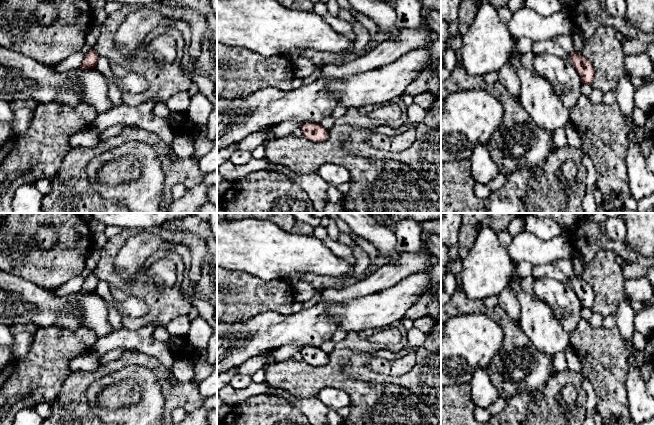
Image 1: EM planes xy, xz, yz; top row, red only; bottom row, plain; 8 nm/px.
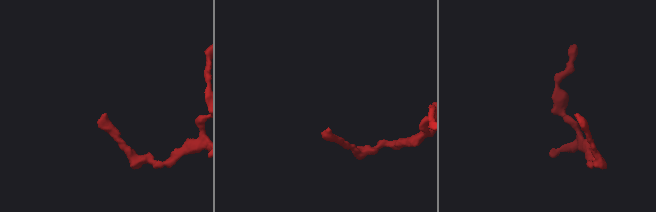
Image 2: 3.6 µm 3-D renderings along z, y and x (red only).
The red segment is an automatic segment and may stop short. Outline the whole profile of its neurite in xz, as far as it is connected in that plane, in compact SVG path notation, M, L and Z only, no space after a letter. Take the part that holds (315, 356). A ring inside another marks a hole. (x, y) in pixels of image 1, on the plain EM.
M305 347L301 350L303 360L314 366L322 366L328 362L328 354L318 347Z

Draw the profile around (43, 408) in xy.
M41 401L36 404L34 410L42 417L42 419L46 419L51 414L51 404L45 401Z

